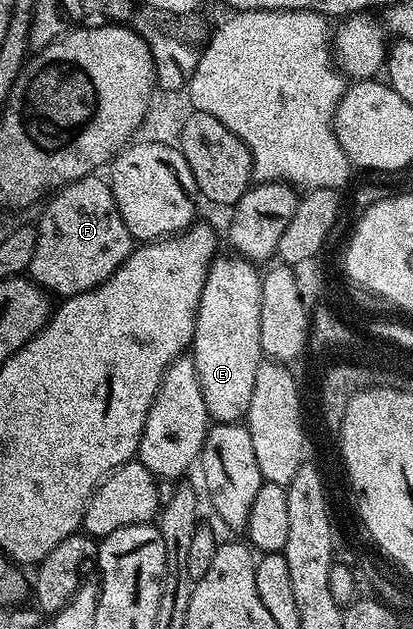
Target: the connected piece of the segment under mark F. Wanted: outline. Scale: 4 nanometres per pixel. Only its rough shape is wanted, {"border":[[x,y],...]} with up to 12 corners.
{"border":[[109,183],[57,189],[28,276],[51,297],[100,286],[130,257]]}

